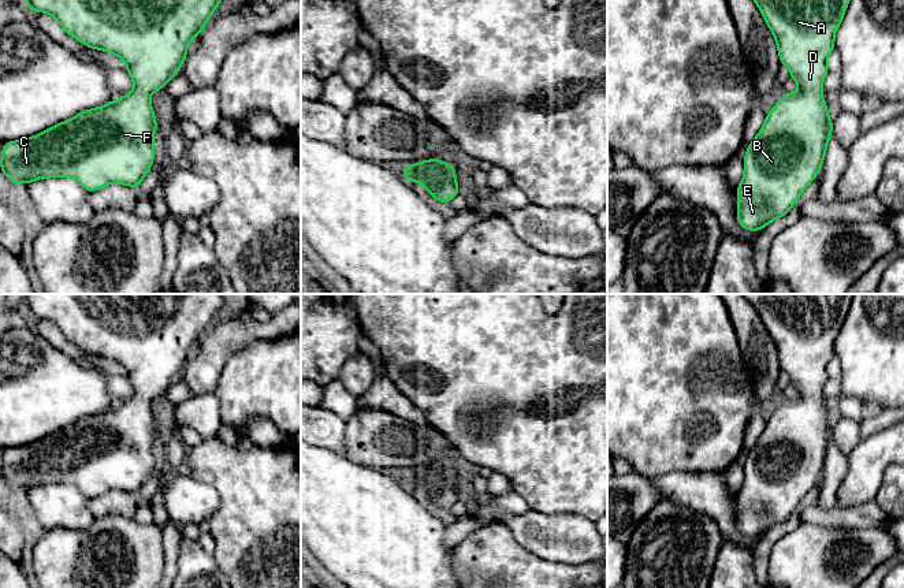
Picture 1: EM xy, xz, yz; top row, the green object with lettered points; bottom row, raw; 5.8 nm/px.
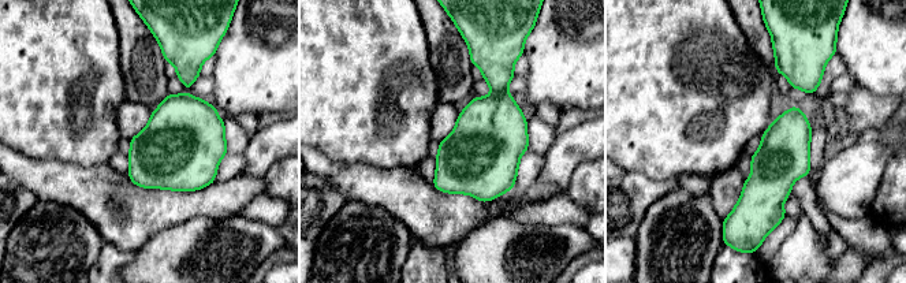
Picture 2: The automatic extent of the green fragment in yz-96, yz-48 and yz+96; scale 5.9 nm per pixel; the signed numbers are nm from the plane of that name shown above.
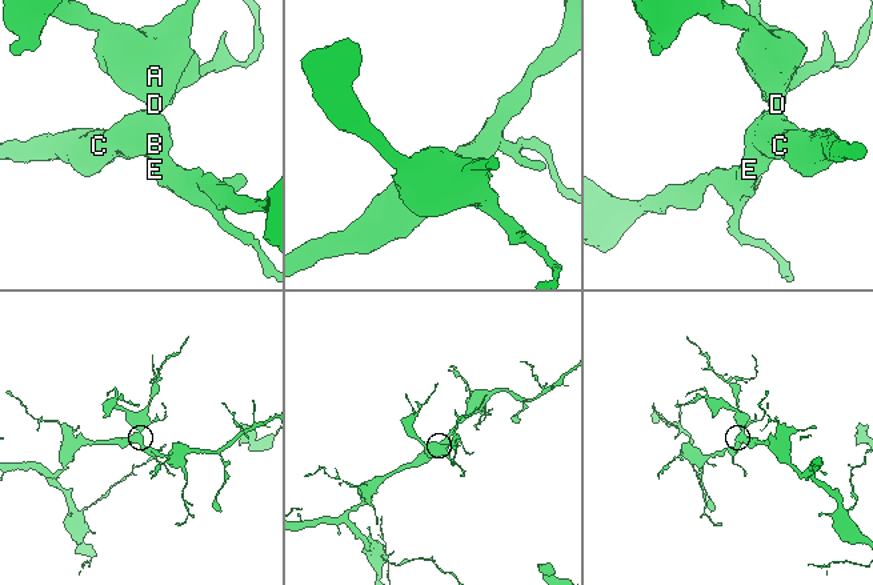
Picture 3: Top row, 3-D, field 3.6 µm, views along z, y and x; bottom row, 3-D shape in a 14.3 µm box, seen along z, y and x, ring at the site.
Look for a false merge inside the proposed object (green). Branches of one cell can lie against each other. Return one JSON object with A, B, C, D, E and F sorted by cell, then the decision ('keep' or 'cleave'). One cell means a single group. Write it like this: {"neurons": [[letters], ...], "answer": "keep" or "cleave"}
{"neurons": [["A", "B", "C", "D", "E", "F"]], "answer": "keep"}

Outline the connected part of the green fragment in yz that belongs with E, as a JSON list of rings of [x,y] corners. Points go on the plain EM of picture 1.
[[[744,294],[760,316],[763,325],[774,340],[781,371],[790,377],[799,391],[799,399],[784,399],[766,421],[763,433],[748,450],[744,464],[744,483],[737,494],[737,528],[748,537],[763,536],[773,526],[785,522],[806,494],[816,484],[825,466],[833,428],[829,425],[822,403],[822,388],[829,379],[827,364],[836,357],[834,340],[845,321],[853,294]]]

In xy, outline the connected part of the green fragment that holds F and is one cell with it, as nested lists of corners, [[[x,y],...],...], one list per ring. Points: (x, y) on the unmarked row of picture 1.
[[[25,294],[25,309],[30,316],[52,321],[68,342],[88,354],[123,365],[134,395],[120,406],[82,417],[37,442],[4,449],[0,468],[4,481],[12,490],[25,491],[44,484],[71,483],[86,498],[103,495],[108,490],[138,495],[155,468],[153,443],[157,428],[149,402],[179,379],[190,347],[204,338],[207,327],[222,306],[222,294]]]

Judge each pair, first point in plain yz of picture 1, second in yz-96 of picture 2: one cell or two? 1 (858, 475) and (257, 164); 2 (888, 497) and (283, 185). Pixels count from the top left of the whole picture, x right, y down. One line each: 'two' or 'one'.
1: one
2: one

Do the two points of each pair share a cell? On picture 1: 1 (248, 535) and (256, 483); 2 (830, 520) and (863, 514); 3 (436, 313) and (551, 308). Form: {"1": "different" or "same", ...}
{"1": "same", "2": "same", "3": "different"}

